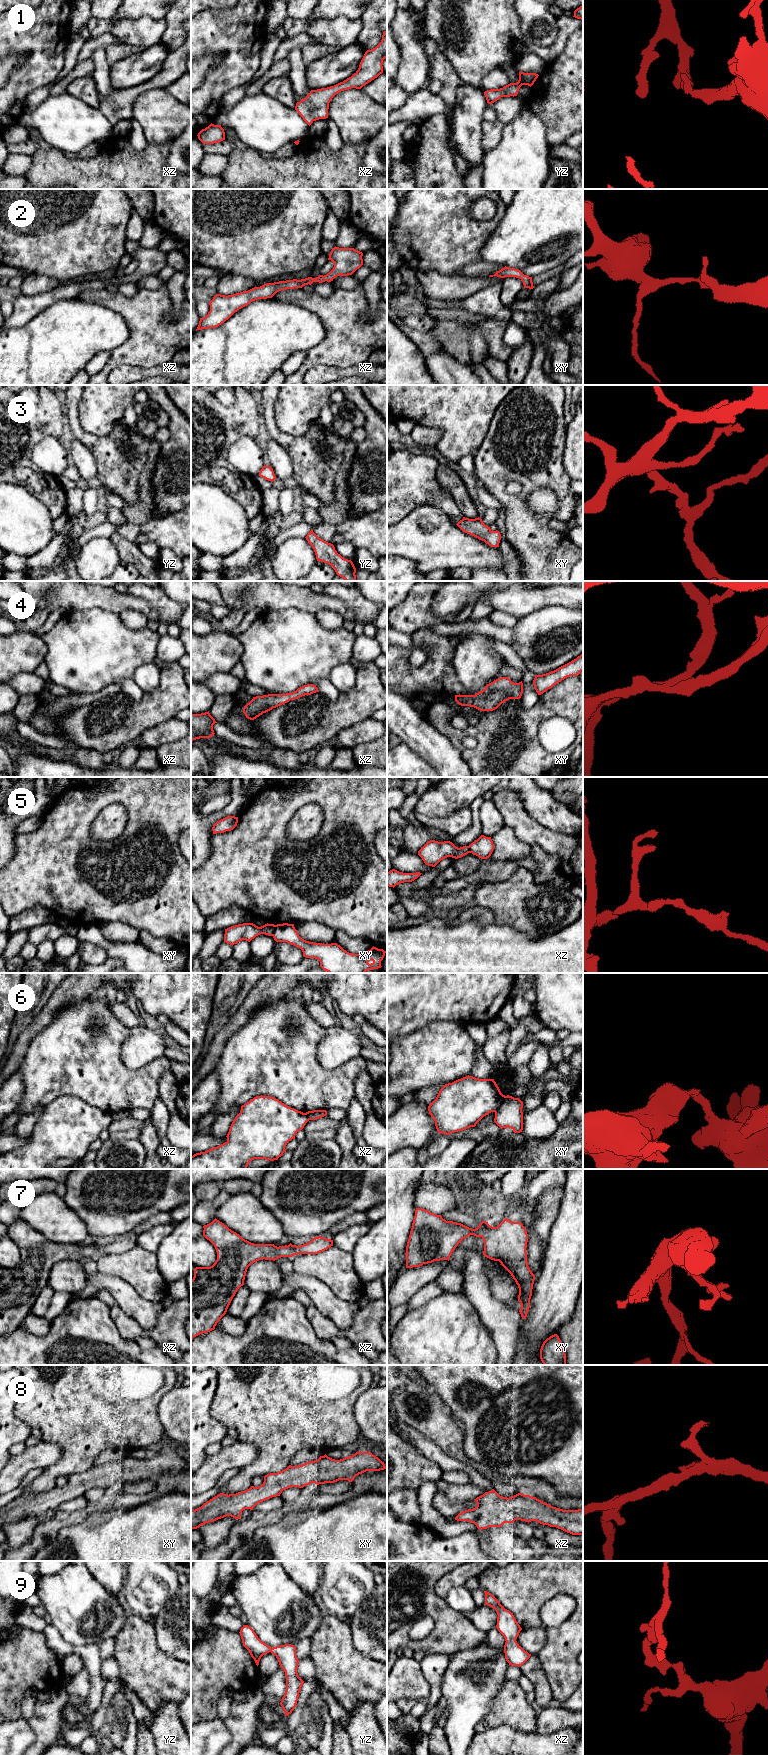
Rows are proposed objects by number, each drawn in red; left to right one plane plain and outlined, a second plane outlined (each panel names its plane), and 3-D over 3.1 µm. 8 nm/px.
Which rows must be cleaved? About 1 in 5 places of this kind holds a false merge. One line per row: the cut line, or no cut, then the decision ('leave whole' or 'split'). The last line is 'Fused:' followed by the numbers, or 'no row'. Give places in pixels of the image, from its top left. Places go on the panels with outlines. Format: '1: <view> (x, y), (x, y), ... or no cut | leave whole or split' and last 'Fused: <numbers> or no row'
1: no cut | leave whole
2: no cut | leave whole
3: no cut | leave whole
4: no cut | leave whole
5: xy (274, 925), (274, 931), (271, 935) | split
6: xy (505, 1096), (502, 1103), (494, 1111) | split
7: no cut | leave whole
8: no cut | leave whole
9: no cut | leave whole
Fused: 5, 6

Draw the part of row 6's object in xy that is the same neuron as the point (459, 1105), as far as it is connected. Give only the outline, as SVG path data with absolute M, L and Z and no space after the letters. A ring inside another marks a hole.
M468 1075L445 1084L440 1089L436 1099L429 1104L428 1111L435 1121L438 1133L449 1135L475 1127L484 1116L495 1112L504 1098L505 1095L501 1093L494 1079L479 1079Z

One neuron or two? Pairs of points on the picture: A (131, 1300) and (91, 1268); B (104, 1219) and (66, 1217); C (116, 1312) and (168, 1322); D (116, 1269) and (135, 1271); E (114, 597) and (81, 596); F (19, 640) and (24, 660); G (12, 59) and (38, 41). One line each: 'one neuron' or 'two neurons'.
A: two neurons
B: two neurons
C: one neuron
D: one neuron
E: one neuron
F: one neuron
G: two neurons

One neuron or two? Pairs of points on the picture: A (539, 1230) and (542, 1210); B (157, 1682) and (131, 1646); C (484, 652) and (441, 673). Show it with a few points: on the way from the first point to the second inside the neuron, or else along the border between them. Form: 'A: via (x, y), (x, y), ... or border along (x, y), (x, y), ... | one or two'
A: via (542, 1225), (542, 1215) | one
B: via (150, 1673), (144, 1667), (138, 1655) | one
C: border along (457, 644), (454, 650), (453, 670), (464, 688) | two

